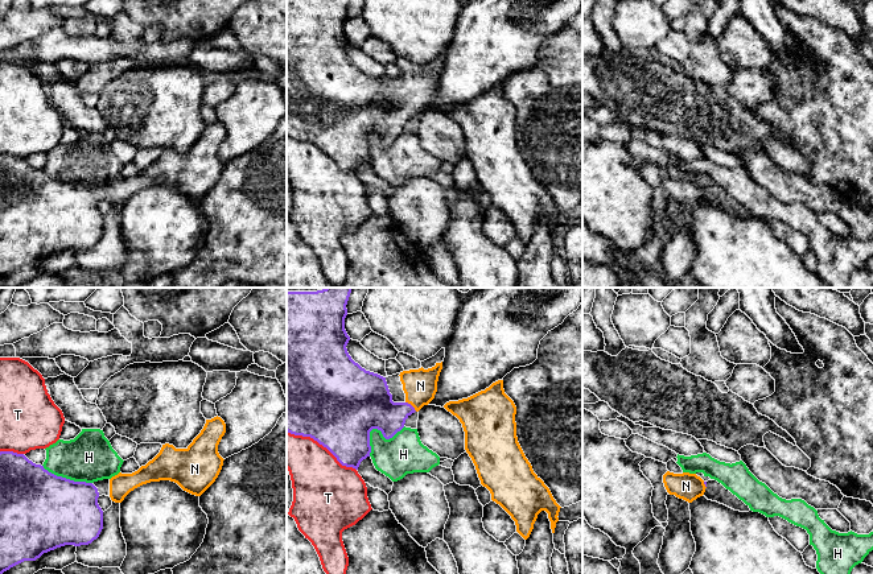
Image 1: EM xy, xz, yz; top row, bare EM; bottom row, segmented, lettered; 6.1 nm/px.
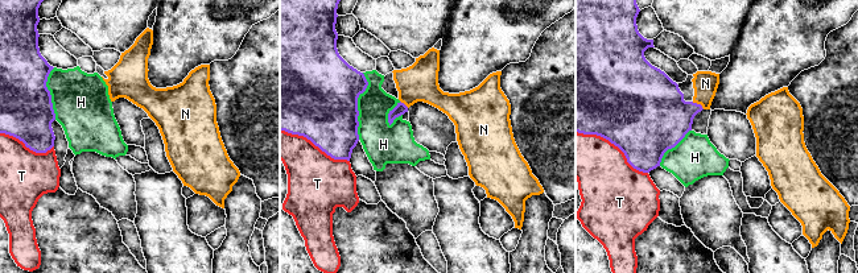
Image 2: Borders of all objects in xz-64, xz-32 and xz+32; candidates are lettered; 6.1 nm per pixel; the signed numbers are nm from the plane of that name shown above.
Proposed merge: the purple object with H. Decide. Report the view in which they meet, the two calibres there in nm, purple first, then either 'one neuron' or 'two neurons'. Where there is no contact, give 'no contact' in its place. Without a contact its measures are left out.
meets purple in xz; 480 nm thick on the purple side, 240 nm on the other; two neurons

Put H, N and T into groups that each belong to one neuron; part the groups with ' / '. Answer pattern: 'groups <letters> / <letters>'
groups H / N / T

